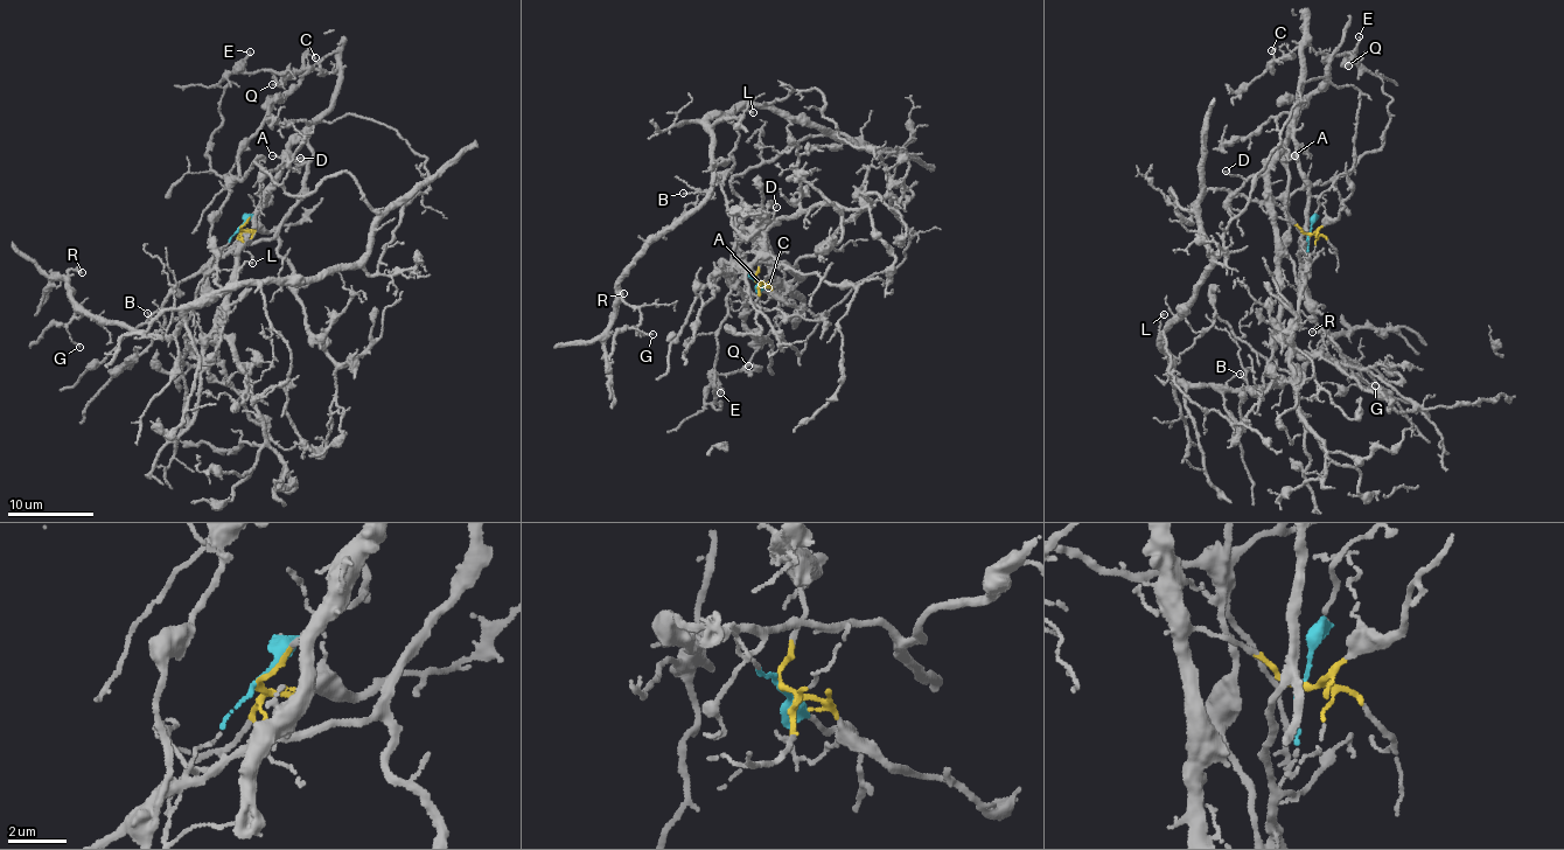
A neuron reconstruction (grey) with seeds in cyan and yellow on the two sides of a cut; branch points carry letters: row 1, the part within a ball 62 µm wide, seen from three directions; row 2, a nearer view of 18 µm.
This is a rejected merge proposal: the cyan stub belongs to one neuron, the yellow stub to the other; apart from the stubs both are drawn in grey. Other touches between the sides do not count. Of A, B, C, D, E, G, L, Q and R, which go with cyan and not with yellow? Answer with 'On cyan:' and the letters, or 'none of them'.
On cyan: B, G, L, R

